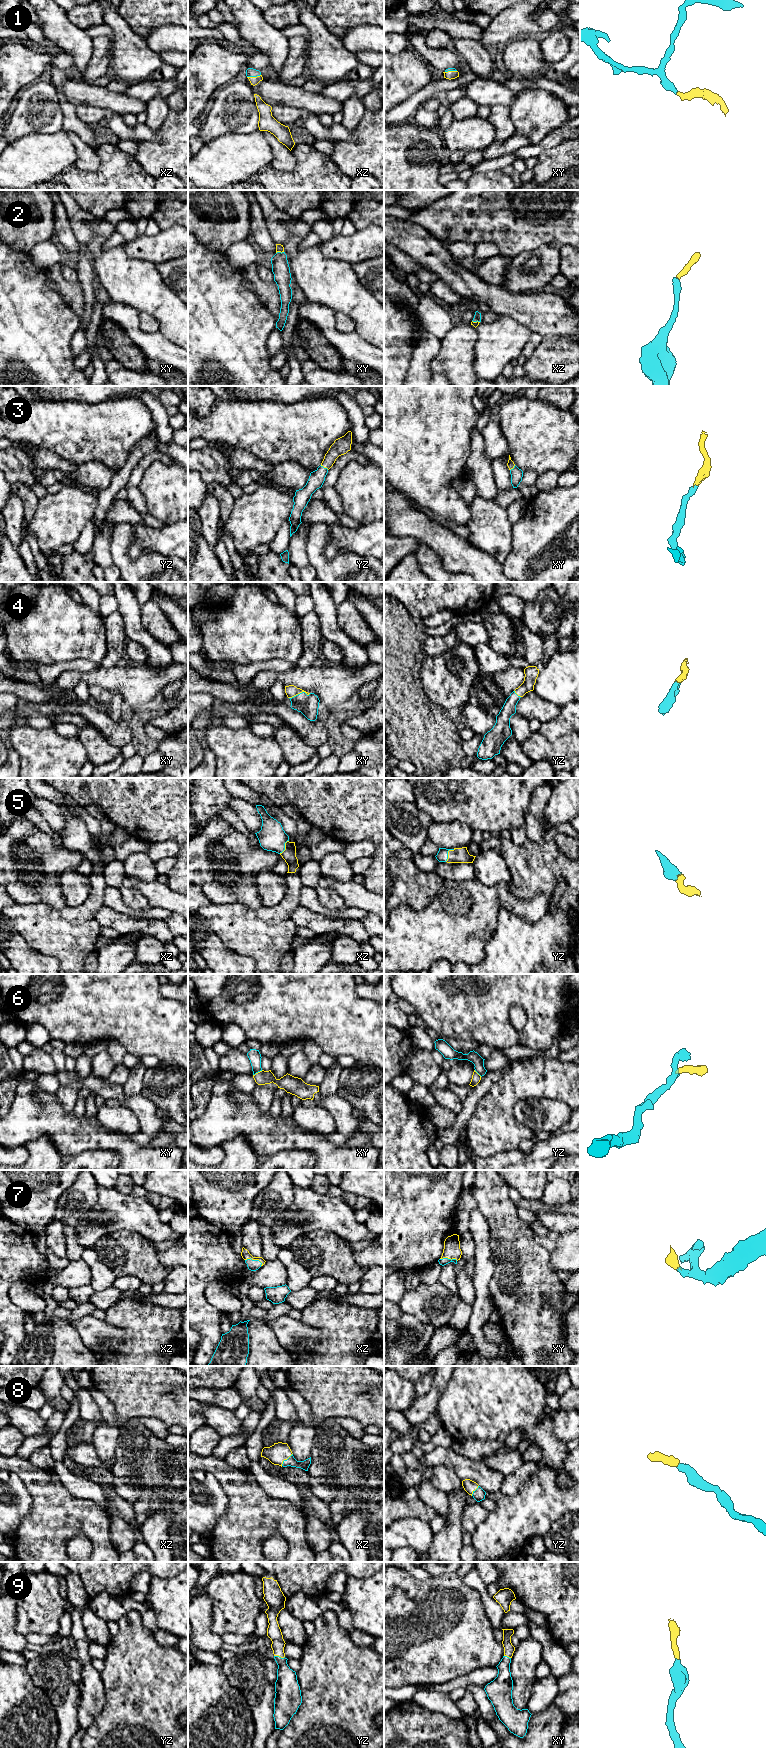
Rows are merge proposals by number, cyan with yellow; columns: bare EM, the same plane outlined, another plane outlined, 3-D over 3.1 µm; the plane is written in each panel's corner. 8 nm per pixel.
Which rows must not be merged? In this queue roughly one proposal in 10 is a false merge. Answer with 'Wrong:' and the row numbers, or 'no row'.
Wrong: no row

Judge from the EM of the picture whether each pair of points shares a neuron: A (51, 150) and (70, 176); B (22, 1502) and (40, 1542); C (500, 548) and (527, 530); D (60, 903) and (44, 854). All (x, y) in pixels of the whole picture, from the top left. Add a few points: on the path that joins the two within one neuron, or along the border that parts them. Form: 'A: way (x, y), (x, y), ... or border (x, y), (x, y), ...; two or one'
A: border (73, 166), (68, 168), (59, 177); two
B: border (27, 1489), (32, 1500), (32, 1506), (15, 1532); two
C: border (512, 524), (512, 549), (503, 562); two
D: way (49, 891), (49, 873), (44, 866); one

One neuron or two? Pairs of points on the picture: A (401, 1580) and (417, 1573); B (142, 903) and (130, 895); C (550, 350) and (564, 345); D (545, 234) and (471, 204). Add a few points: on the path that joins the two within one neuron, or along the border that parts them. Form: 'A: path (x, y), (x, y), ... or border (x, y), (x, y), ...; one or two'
A: border (408, 1572), (419, 1580), (426, 1580), (431, 1577); two
B: path (139, 903), (133, 898); one
C: path (553, 350), (561, 348); one
D: path (527, 222), (514, 222), (497, 205), (489, 205); one

